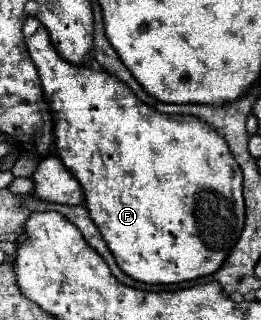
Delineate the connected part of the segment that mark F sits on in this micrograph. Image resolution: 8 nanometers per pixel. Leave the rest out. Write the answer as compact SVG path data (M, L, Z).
M29 18L23 26L23 34L25 34L25 42L27 42L27 50L39 70L39 78L43 82L45 88L45 100L51 108L53 114L53 126L55 126L55 154L61 158L61 162L73 172L73 176L79 180L83 192L85 192L85 204L91 212L91 218L95 220L97 228L103 232L103 240L109 244L115 262L119 264L119 268L145 284L177 284L177 282L185 282L185 280L195 280L207 274L215 274L223 260L229 256L229 252L233 250L243 224L245 224L245 204L243 204L243 174L235 172L235 158L231 156L227 144L223 144L223 138L213 130L207 128L205 124L199 124L193 116L165 116L159 114L155 108L145 106L121 80L115 80L115 76L109 76L103 70L95 70L95 68L75 68L73 64L65 64L65 60L55 54L51 40L47 36L47 30L43 28L43 24L37 18Z

